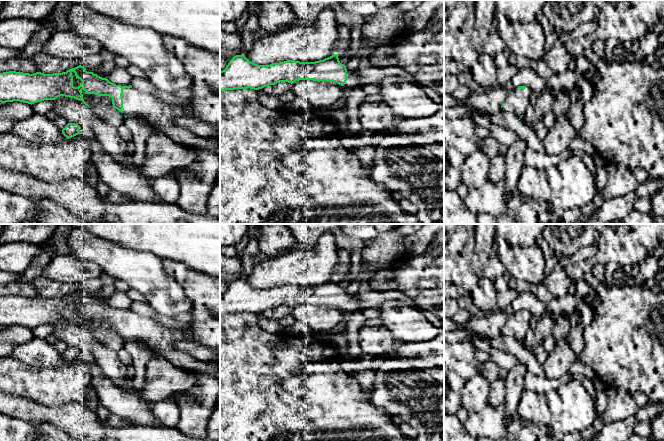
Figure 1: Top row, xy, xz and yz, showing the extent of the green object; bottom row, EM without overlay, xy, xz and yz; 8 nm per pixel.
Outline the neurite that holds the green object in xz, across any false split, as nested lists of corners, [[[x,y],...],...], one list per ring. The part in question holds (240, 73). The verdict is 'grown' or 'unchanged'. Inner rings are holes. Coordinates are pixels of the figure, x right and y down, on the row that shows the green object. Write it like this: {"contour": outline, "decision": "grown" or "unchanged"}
{"contour": [[[244,54],[234,56],[226,66],[220,71],[220,91],[235,89],[254,89],[259,90],[269,85],[280,82],[295,83],[299,80],[327,81],[337,83],[349,88],[359,87],[360,78],[358,70],[347,70],[345,65],[339,61],[338,54],[334,54],[323,60],[315,62],[300,62],[287,60],[270,65],[258,65],[250,62]]], "decision": "grown"}

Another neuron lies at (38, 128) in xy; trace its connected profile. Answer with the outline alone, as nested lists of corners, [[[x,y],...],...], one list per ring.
[[[39,113],[17,121],[10,132],[21,139],[38,144],[58,144],[67,140],[53,120]]]

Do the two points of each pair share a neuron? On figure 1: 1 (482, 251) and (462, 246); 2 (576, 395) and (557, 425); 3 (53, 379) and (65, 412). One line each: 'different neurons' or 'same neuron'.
1: different neurons
2: same neuron
3: different neurons

